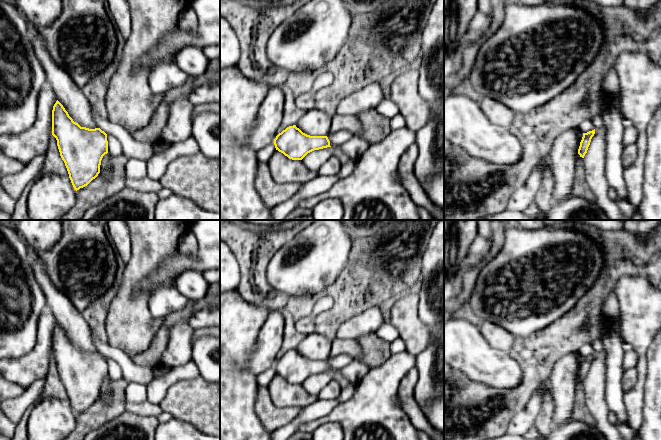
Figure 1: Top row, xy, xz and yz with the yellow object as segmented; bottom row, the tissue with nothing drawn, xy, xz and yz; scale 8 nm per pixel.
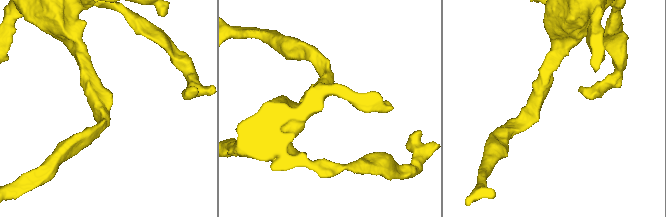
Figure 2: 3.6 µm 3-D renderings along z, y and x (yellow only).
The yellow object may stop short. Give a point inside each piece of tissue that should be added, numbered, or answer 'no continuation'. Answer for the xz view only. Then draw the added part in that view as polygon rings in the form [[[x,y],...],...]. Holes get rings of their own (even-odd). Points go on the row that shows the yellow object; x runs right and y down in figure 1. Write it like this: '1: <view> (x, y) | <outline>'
no continuation

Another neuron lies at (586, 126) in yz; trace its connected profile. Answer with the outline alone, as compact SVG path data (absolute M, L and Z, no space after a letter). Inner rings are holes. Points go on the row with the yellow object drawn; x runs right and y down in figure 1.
M587 118L586 120L584 120L580 125L579 125L580 130L582 131L582 133L587 133L589 131L594 130L594 126L590 120L590 118Z

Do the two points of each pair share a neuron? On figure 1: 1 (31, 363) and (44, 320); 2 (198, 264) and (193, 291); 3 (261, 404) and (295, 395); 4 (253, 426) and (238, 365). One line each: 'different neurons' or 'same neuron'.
1: same neuron
2: different neurons
3: different neurons
4: same neuron

